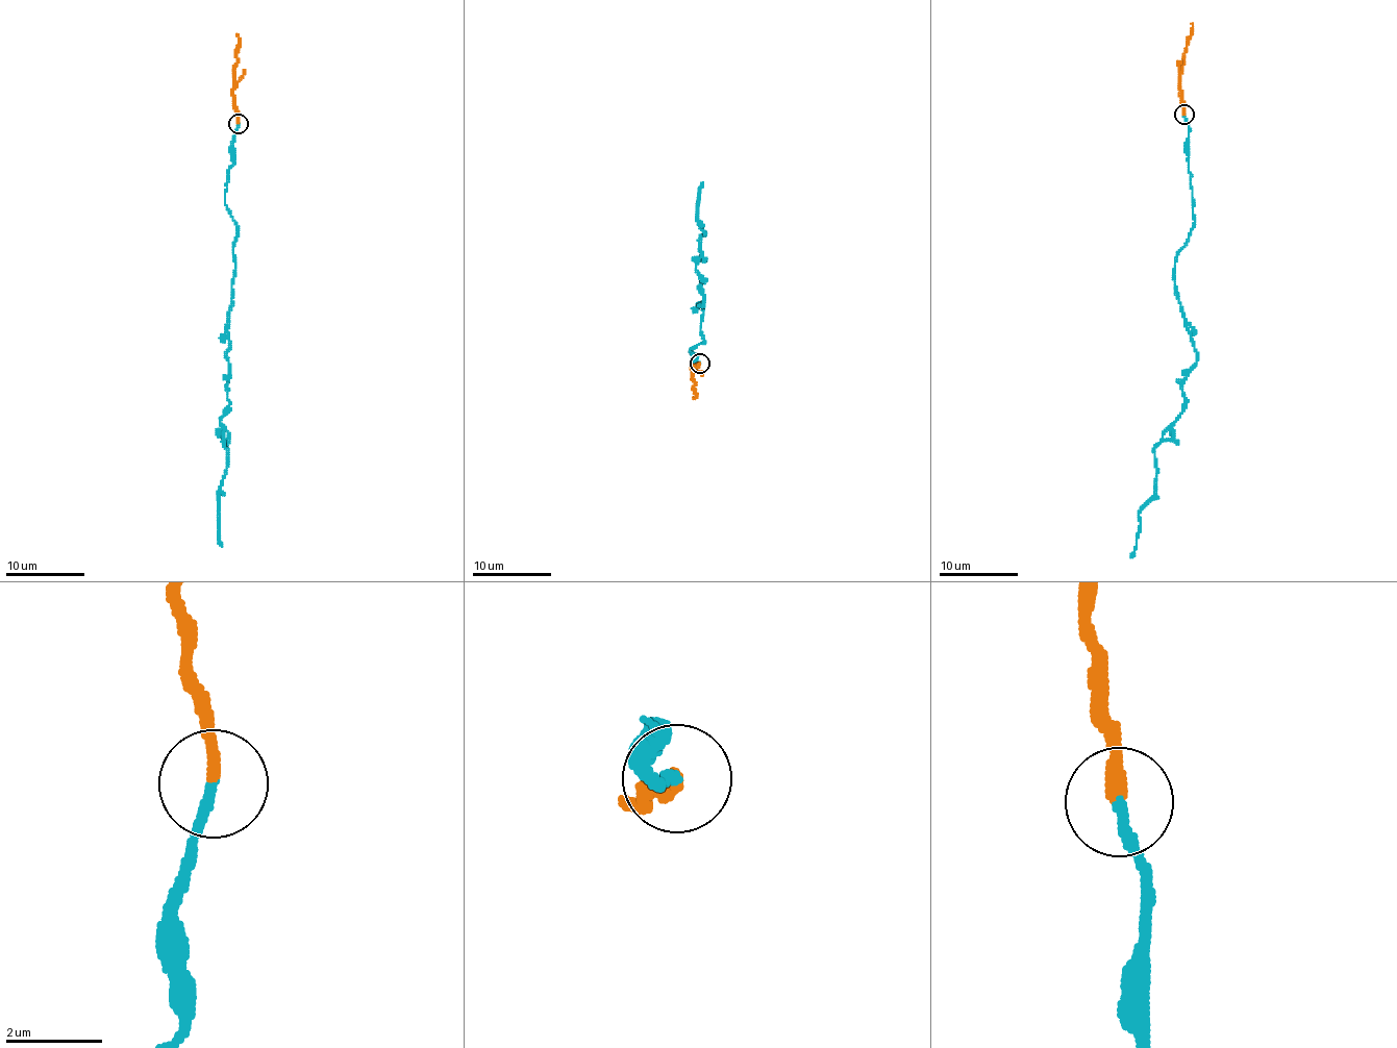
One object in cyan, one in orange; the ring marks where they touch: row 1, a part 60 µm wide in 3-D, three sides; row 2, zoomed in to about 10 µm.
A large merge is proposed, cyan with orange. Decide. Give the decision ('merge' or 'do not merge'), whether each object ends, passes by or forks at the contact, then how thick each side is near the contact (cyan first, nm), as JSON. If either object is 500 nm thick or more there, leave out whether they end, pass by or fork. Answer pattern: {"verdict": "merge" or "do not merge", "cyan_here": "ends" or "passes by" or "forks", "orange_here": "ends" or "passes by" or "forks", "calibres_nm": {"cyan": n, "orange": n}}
{"verdict": "do not merge", "cyan_here": "ends", "orange_here": "ends", "calibres_nm": {"cyan": 200, "orange": 260}}

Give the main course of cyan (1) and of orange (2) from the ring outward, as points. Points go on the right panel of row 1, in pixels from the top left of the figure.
1: (1185, 114), (1195, 226), (1176, 255), (1174, 289), (1196, 366), (1154, 448), (1156, 489), (1138, 515), (1130, 557)
2: (1185, 114), (1185, 102), (1180, 98), (1180, 66), (1193, 28), (1191, 23)

